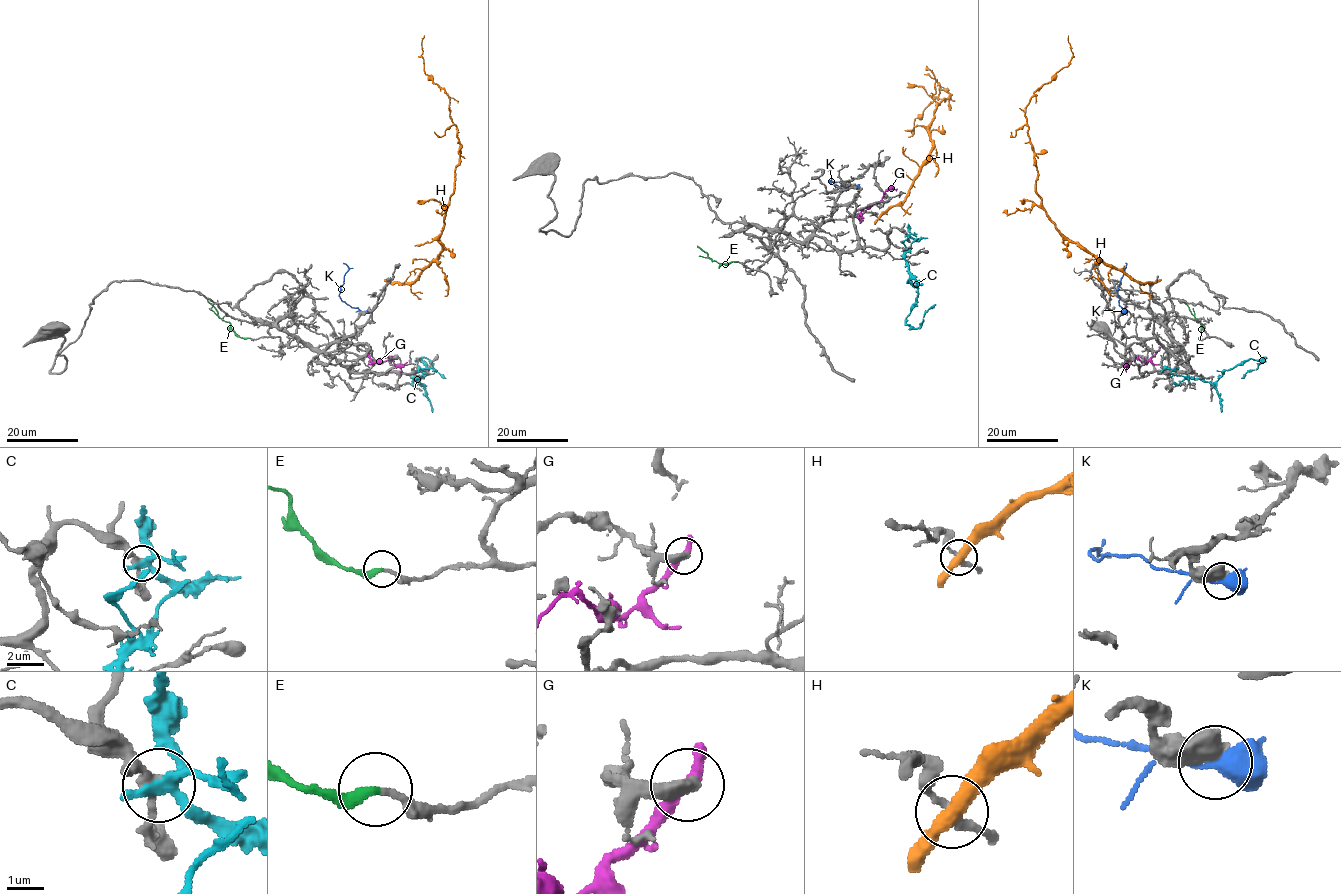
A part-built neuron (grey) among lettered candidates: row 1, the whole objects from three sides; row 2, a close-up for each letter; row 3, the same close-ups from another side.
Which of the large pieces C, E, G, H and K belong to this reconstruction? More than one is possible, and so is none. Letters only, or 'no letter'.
E

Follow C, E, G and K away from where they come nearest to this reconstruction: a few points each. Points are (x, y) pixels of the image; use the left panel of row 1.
C: (418, 370), (426, 374), (415, 379), (419, 382), (427, 370), (415, 359), (424, 357), (445, 378)
E: (248, 338), (240, 338), (230, 323), (219, 317), (207, 299)
G: (370, 350), (369, 358), (372, 362), (391, 358), (396, 365), (407, 362)
K: (364, 311), (352, 308), (339, 296), (348, 268), (343, 263)

